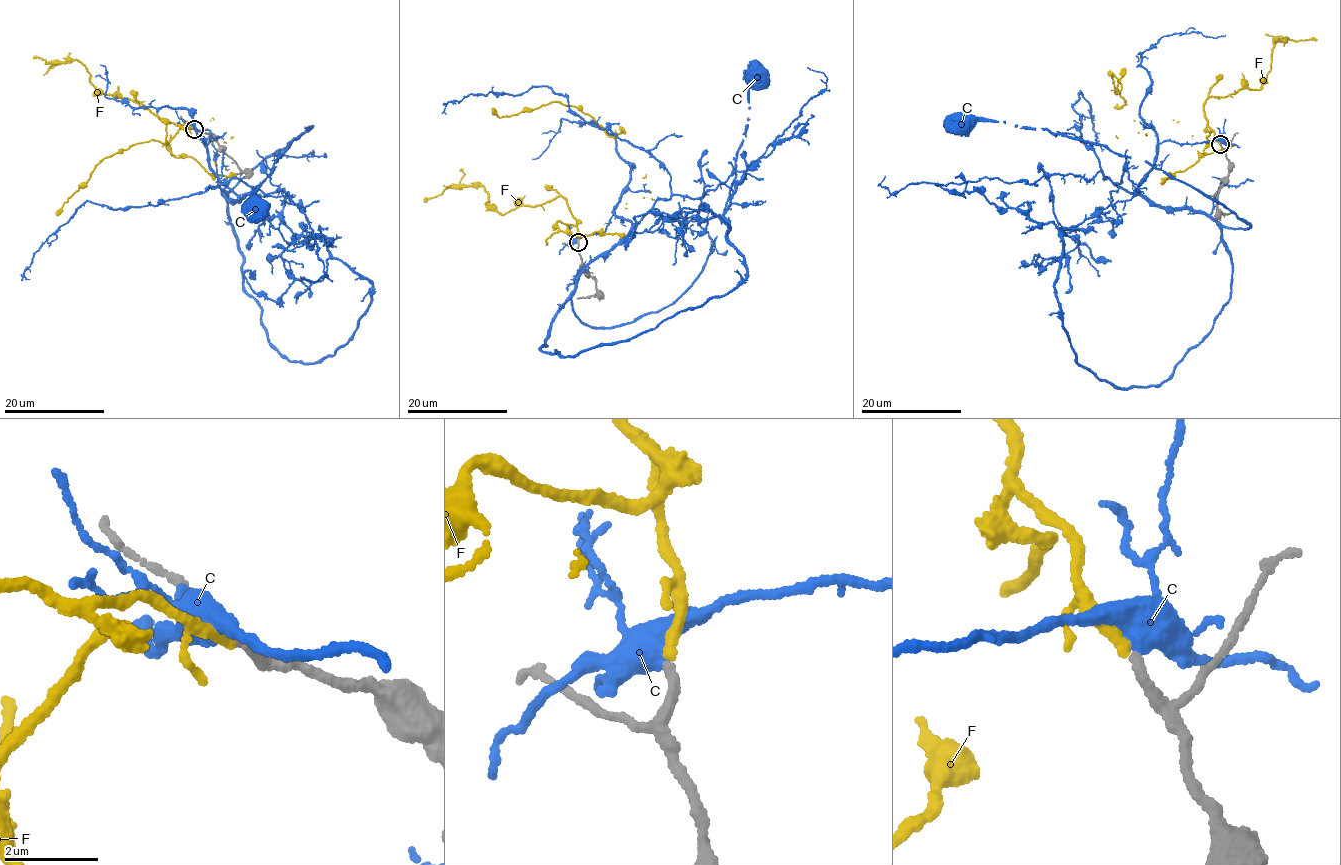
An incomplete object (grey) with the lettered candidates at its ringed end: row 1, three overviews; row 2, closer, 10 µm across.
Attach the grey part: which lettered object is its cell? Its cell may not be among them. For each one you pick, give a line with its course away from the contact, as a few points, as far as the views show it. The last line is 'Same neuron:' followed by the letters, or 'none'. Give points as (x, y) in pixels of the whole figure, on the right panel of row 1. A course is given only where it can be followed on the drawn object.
F: course (1219, 143), (1210, 130), (1192, 135), (1173, 119), (1133, 120), (1112, 73), (1115, 90), (1125, 102), (1114, 107)
Same neuron: F

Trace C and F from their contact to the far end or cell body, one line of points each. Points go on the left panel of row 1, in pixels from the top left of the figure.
C: (193, 128), (209, 130), (209, 166), (239, 198), (233, 200), (222, 193), (312, 127), (251, 194), (257, 207)
F: (194, 129), (183, 126), (206, 128), (210, 120), (212, 140), (166, 144), (152, 140), (107, 156), (57, 216)

